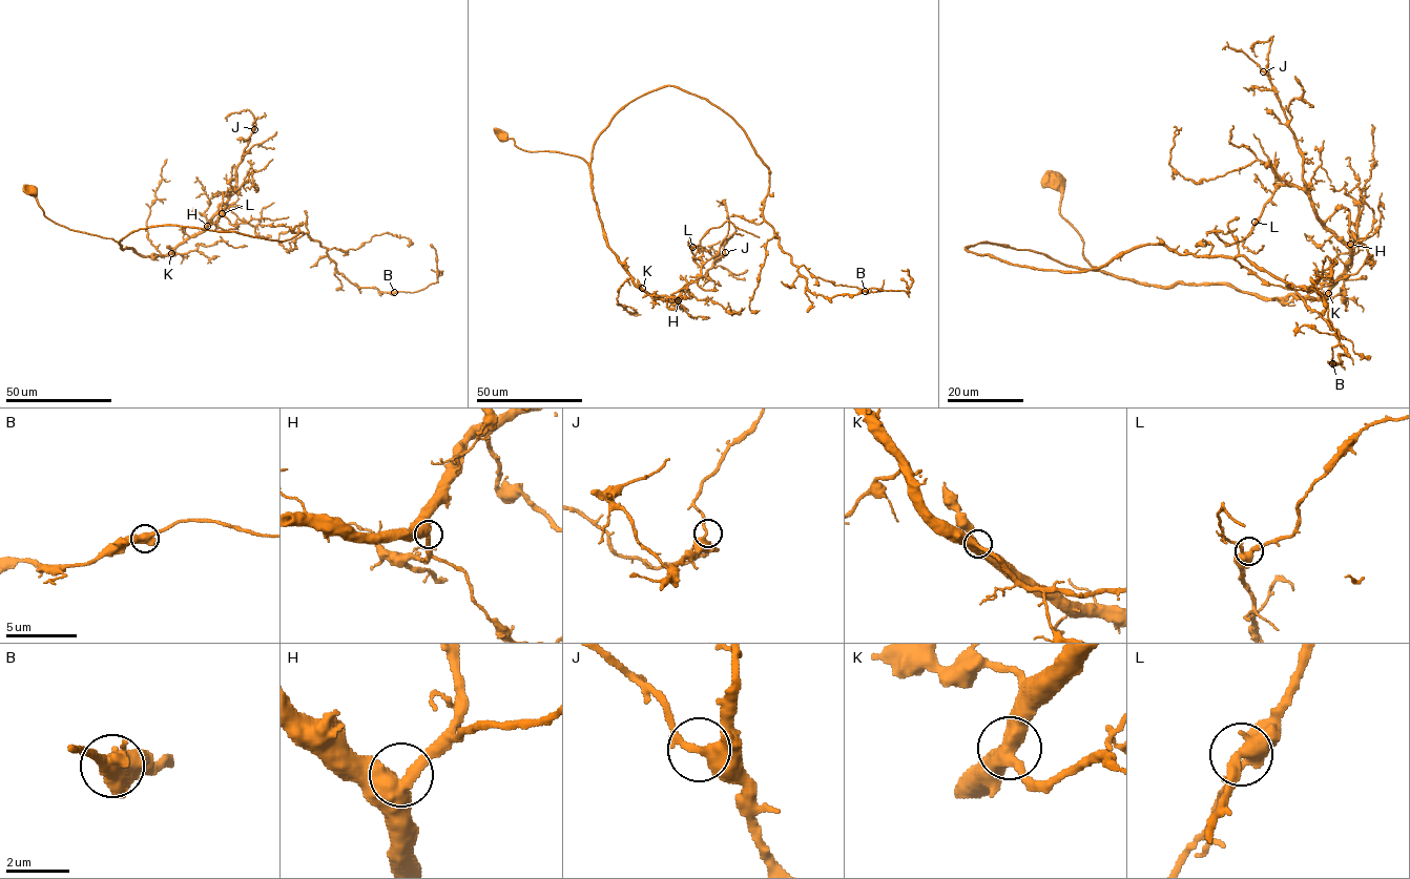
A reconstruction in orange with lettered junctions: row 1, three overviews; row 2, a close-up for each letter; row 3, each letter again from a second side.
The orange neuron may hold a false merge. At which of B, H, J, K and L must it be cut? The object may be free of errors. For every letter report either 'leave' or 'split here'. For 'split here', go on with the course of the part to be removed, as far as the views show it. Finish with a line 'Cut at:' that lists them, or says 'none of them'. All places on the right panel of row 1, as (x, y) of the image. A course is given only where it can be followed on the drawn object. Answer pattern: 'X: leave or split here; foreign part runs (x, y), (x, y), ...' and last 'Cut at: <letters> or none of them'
B: leave
H: leave
J: leave
K: leave
L: leave
Cut at: none of them

